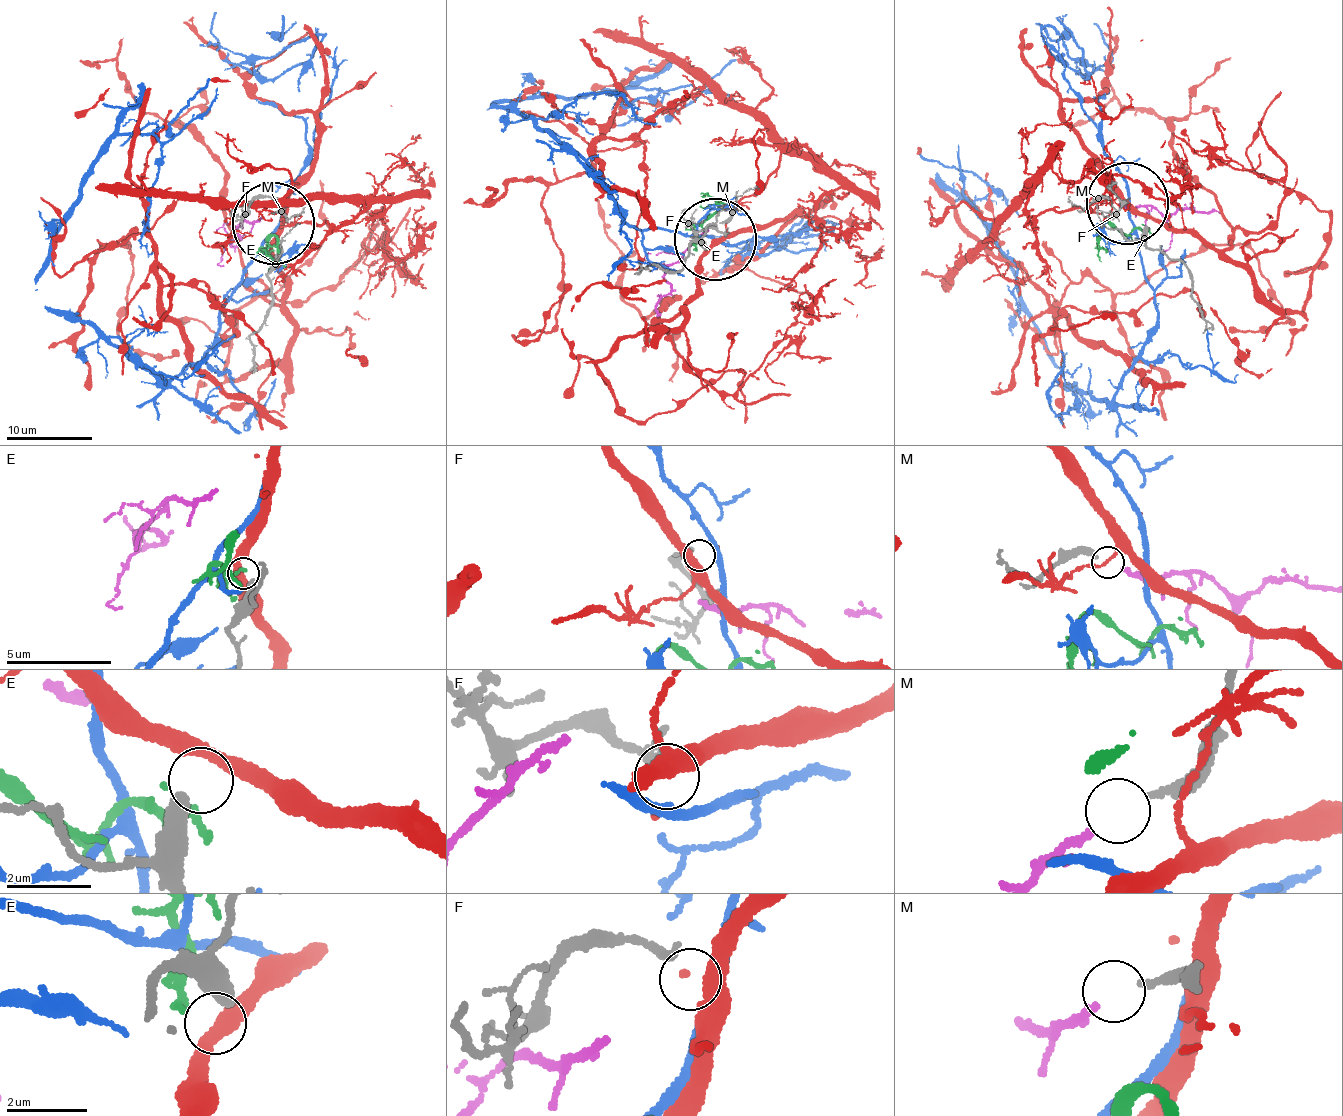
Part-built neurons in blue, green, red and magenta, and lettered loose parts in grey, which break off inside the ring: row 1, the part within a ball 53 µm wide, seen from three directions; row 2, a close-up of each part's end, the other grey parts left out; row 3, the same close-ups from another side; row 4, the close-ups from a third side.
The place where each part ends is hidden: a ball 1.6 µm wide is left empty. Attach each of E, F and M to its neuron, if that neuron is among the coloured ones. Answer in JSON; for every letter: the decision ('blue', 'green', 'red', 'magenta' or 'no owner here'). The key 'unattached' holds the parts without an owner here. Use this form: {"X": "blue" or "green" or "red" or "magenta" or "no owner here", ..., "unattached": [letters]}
{"E": "no owner here", "F": "no owner here", "M": "magenta", "unattached": ["E", "F"]}

